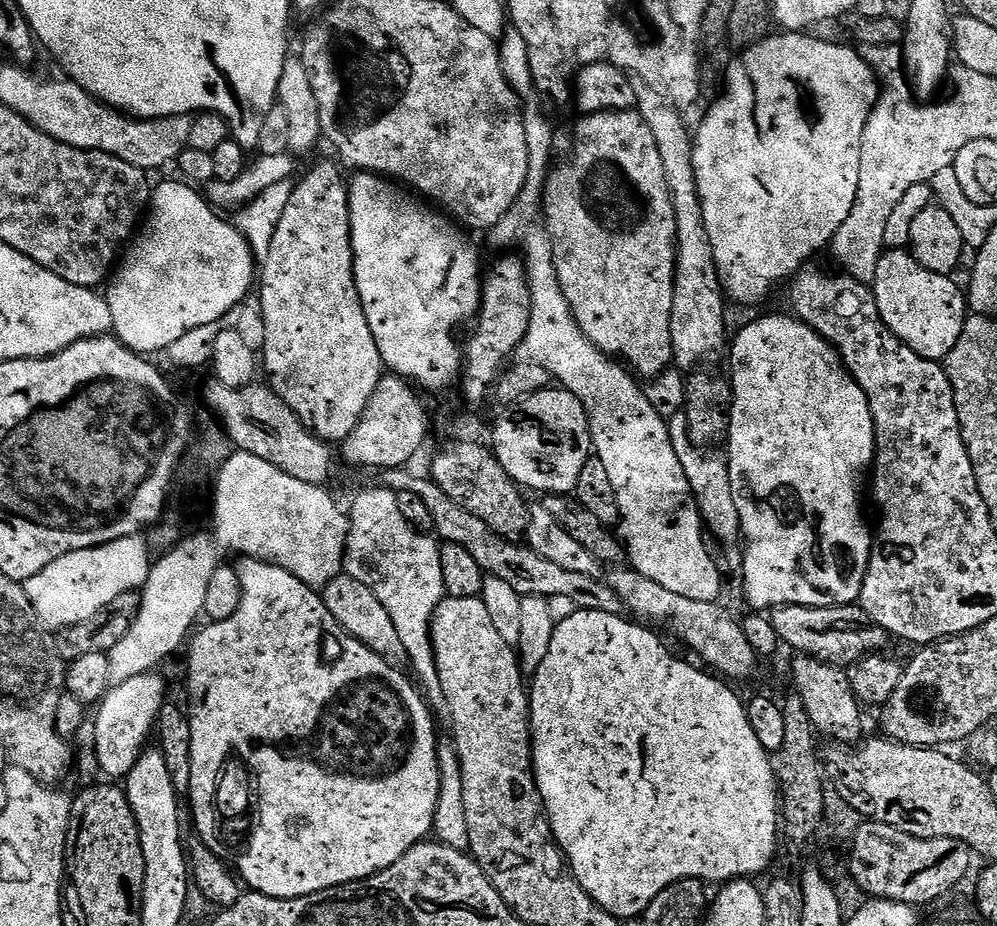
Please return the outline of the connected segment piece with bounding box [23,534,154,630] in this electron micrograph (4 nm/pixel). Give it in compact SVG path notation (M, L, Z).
M143 535L123 536L50 562L46 570L23 581L24 593L30 598L30 606L34 606L34 614L38 614L40 623L49 630L59 630L74 626L74 622L94 618L94 614L98 614L102 606L110 606L118 594L143 589L153 563L153 553Z

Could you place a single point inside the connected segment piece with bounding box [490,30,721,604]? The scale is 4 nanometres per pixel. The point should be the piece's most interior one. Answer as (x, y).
(660, 524)

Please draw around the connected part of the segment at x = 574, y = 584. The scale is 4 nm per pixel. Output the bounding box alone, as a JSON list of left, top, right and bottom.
[383,467,626,615]

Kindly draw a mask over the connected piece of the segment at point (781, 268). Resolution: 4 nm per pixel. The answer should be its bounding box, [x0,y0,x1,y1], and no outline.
[692,32,880,306]

